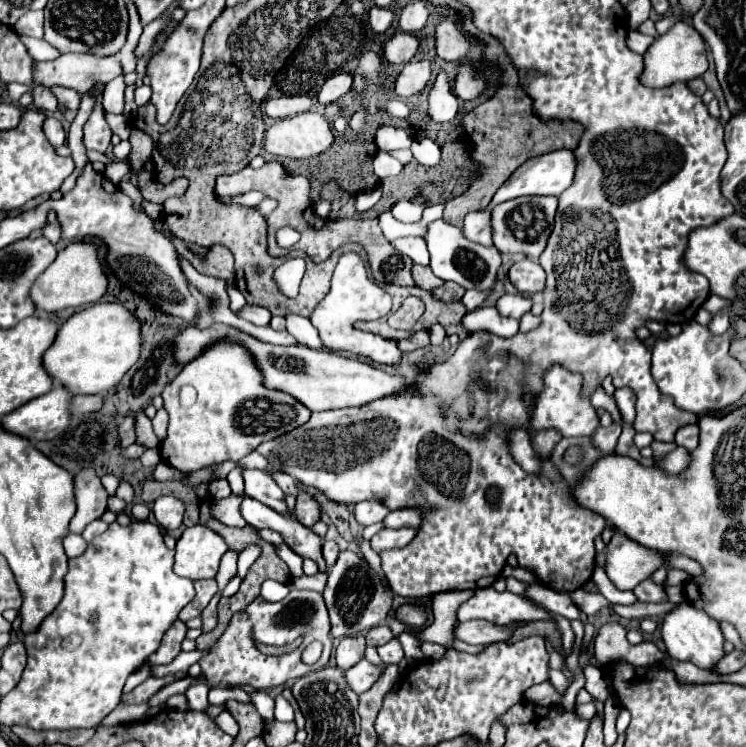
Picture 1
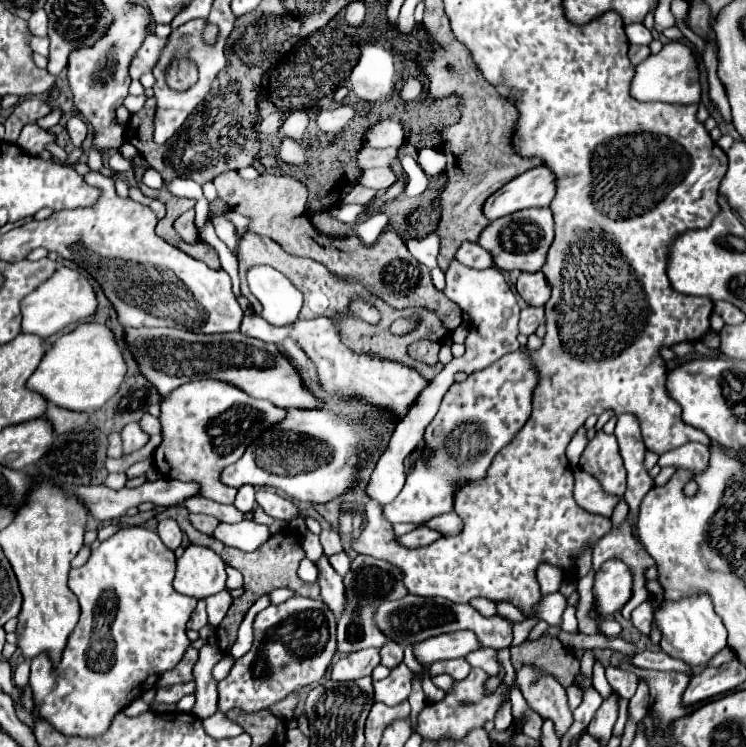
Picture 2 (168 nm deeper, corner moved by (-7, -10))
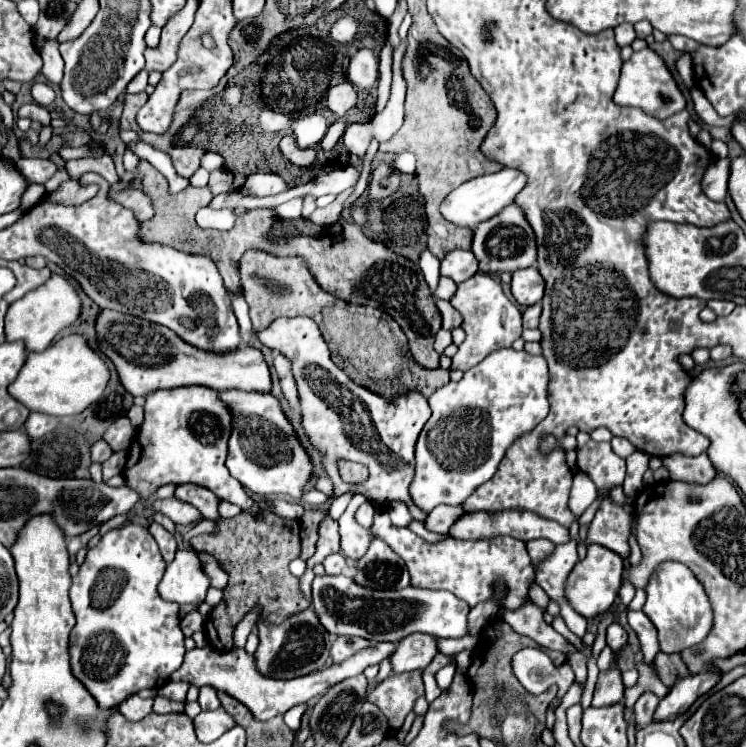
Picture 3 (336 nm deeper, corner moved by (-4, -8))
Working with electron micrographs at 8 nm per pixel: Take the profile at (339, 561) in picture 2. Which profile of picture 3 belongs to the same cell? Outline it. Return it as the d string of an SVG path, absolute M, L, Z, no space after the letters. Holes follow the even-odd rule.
M333 553L333 555L329 555L323 561L323 567L325 567L327 575L339 575L339 573L343 573L345 565L347 565L347 561L345 561L345 557L341 553Z

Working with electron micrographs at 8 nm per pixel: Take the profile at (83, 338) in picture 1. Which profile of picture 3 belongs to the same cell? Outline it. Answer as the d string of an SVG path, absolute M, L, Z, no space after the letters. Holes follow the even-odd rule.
M67 335L41 353L29 353L15 383L11 383L7 389L11 397L15 397L29 411L65 417L77 415L95 403L101 397L107 381L109 367L105 365L103 357L87 347L87 339L83 335Z

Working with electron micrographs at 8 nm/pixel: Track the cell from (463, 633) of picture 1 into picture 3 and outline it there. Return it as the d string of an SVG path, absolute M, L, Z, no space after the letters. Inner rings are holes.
M415 633L411 637L405 637L397 645L397 649L389 661L391 661L393 673L405 673L405 671L413 671L413 669L425 669L437 653L439 651L437 651L435 637Z

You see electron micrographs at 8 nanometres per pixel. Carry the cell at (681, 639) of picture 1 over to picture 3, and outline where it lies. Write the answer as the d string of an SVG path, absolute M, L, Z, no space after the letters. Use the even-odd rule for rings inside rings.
M669 561L655 567L655 573L651 575L645 593L647 593L647 601L643 605L643 613L657 627L659 645L663 653L679 653L687 647L699 645L707 637L713 617L711 605L707 601L703 585L697 581L691 569L687 569L687 565Z

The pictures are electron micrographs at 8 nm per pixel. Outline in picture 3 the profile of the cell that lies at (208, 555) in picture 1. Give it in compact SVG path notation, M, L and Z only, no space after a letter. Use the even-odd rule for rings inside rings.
M177 551L159 583L159 595L177 605L199 605L209 589L209 577L201 571L197 553Z

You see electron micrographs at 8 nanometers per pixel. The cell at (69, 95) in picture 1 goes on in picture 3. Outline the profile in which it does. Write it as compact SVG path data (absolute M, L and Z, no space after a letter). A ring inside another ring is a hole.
M31 103L31 105L23 105L21 107L21 117L29 117L31 121L37 121L41 125L49 125L51 117L49 117L49 111L37 103Z

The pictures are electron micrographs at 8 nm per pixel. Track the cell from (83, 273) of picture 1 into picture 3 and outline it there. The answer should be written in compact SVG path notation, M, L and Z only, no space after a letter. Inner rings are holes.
M53 275L45 285L33 289L19 301L15 301L5 317L5 339L9 343L23 341L27 351L43 351L51 345L53 337L69 327L77 317L81 309L81 299L75 293L75 289L69 285L69 281L63 275Z

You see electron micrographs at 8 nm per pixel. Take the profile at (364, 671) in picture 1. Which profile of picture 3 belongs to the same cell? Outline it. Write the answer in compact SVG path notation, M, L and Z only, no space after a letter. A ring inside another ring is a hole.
M409 671L401 675L389 675L369 693L369 701L375 703L389 721L389 729L401 729L407 713L413 709L415 701L425 695L421 671Z

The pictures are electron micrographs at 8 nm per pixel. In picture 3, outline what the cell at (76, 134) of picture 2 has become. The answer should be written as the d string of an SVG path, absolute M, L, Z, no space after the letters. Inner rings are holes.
M127 187L123 191L109 191L109 199L125 205L127 209L131 209L137 217L137 221L147 221L153 217L153 205L151 199L135 187Z

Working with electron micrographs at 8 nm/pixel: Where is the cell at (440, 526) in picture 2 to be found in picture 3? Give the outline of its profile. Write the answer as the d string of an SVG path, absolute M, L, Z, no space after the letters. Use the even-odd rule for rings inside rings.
M509 509L503 513L467 513L449 529L449 535L455 539L485 539L485 537L509 535L509 537L515 537L521 541L545 537L545 539L553 541L555 545L569 541L569 529L565 529L557 521L547 521L545 517L535 517L535 513L527 513L521 509Z

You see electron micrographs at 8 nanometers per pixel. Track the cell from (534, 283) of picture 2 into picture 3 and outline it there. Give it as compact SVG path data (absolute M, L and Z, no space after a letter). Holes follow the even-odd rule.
M527 267L523 271L515 271L511 279L511 293L519 305L533 305L541 301L545 289L545 281L539 275L537 267Z

